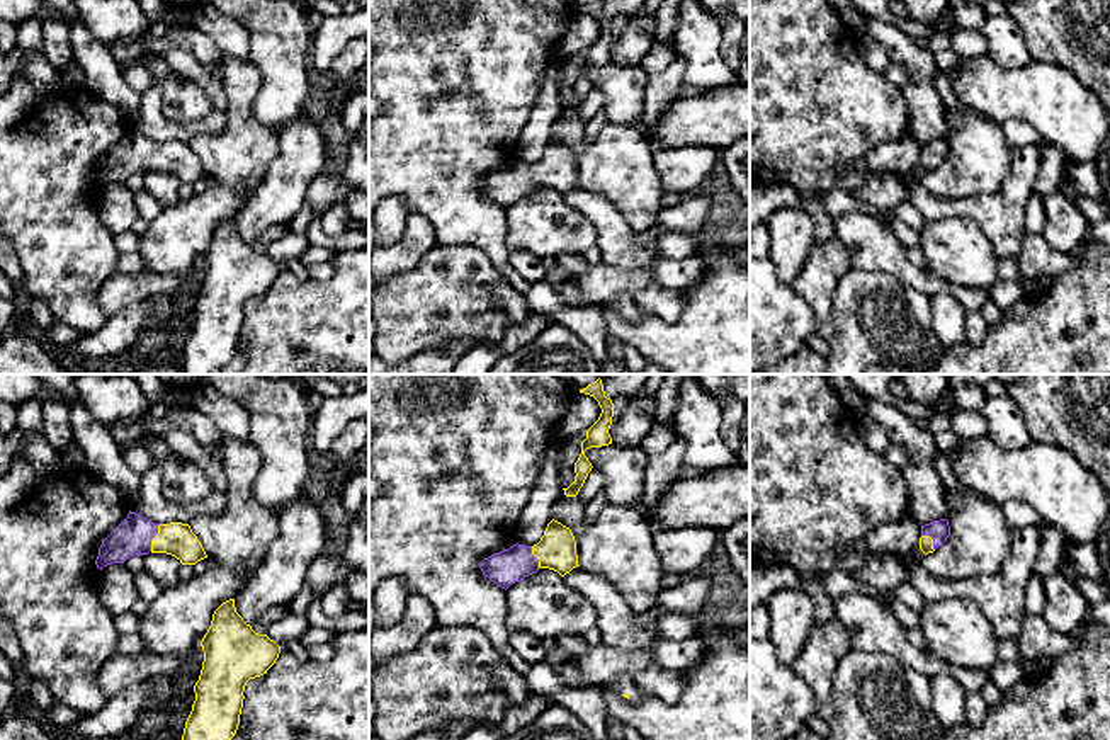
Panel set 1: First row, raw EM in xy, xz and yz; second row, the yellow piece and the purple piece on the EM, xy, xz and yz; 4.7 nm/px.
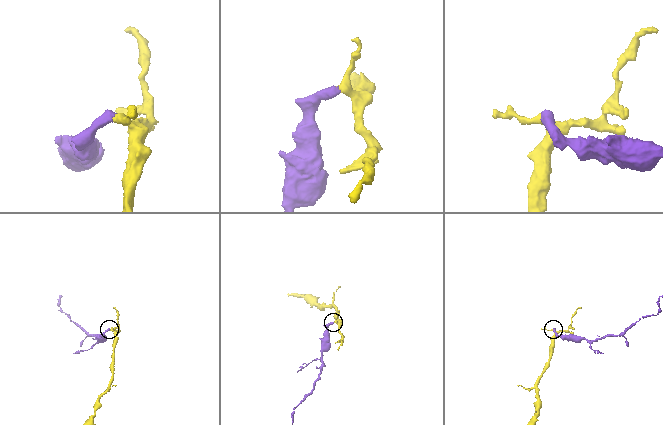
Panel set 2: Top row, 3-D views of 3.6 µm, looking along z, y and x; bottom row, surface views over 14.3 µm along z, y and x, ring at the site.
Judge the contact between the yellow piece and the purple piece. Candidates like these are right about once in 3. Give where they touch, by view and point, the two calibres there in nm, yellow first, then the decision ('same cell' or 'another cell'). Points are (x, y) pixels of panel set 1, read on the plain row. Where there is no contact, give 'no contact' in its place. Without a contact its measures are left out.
meets yellow in xy at (153, 157); 160 nm thick on the yellow side, 180 nm on the other; same cell

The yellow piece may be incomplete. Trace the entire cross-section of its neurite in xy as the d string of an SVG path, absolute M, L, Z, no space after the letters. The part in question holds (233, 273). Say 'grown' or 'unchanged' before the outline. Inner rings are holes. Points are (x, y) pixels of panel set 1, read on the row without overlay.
unchanged; M235 218L214 230L201 265L202 289L180 364L184 374L221 374L238 349L246 301L267 293L280 265L243 240Z

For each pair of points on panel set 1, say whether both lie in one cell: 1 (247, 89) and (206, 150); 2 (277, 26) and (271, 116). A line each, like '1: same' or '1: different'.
1: same
2: same

